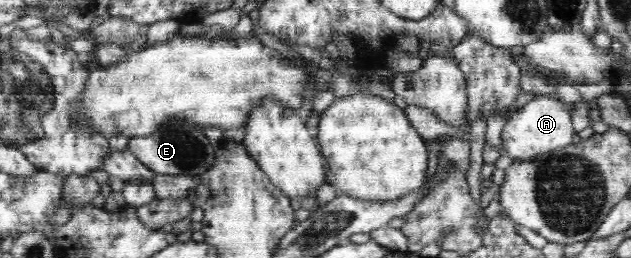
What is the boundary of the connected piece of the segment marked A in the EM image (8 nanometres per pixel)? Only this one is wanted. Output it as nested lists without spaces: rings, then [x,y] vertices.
[[[536,95],[508,118],[501,133],[501,147],[508,153],[508,157],[517,161],[532,161],[540,153],[565,148],[572,143],[575,134],[569,108],[549,95]]]

